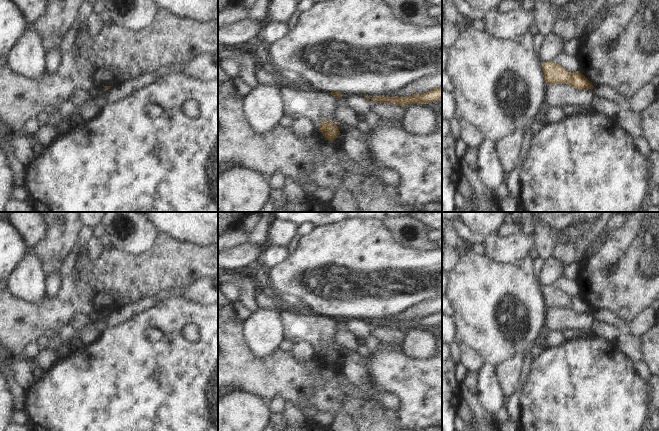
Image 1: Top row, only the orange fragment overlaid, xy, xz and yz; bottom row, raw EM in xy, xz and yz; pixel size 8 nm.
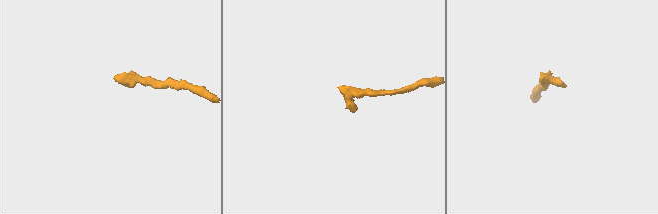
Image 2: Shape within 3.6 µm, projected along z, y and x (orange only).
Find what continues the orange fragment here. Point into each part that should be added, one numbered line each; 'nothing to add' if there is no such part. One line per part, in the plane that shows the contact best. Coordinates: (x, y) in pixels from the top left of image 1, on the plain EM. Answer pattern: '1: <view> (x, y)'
nothing to add

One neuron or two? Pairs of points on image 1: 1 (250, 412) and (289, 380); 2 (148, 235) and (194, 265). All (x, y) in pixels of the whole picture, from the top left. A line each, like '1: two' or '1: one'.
1: two
2: two

